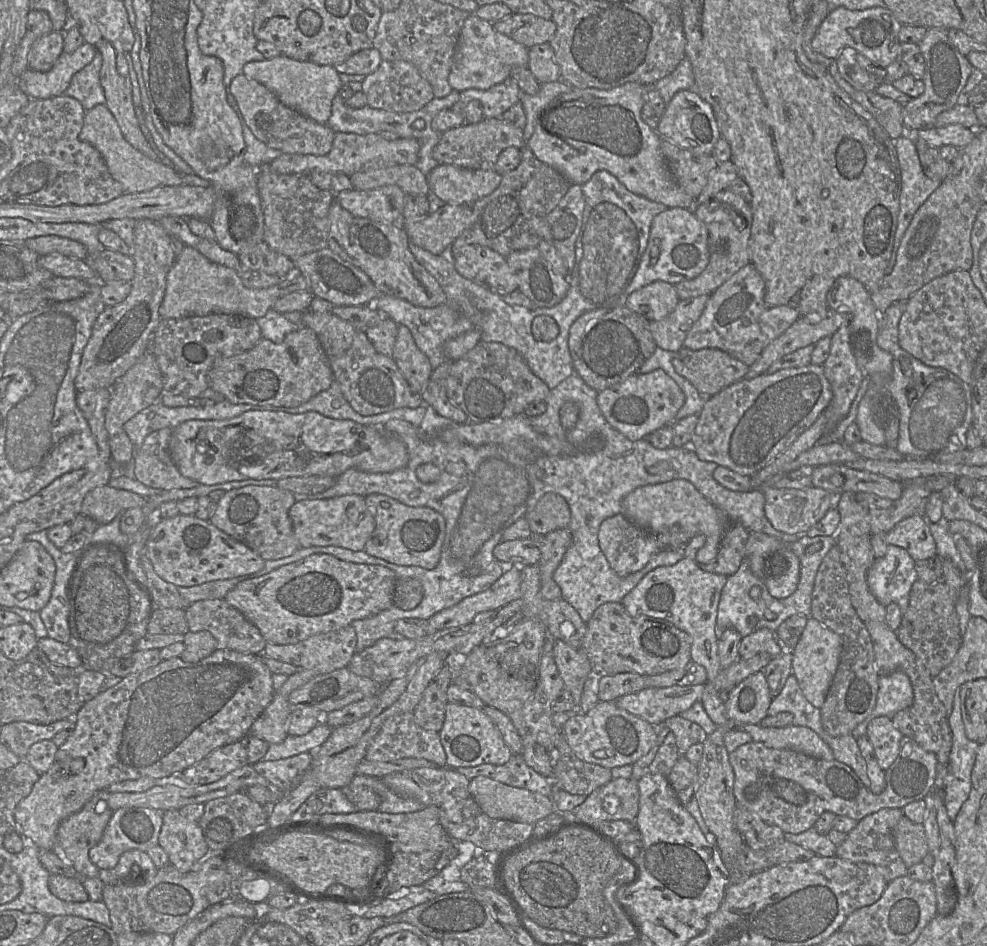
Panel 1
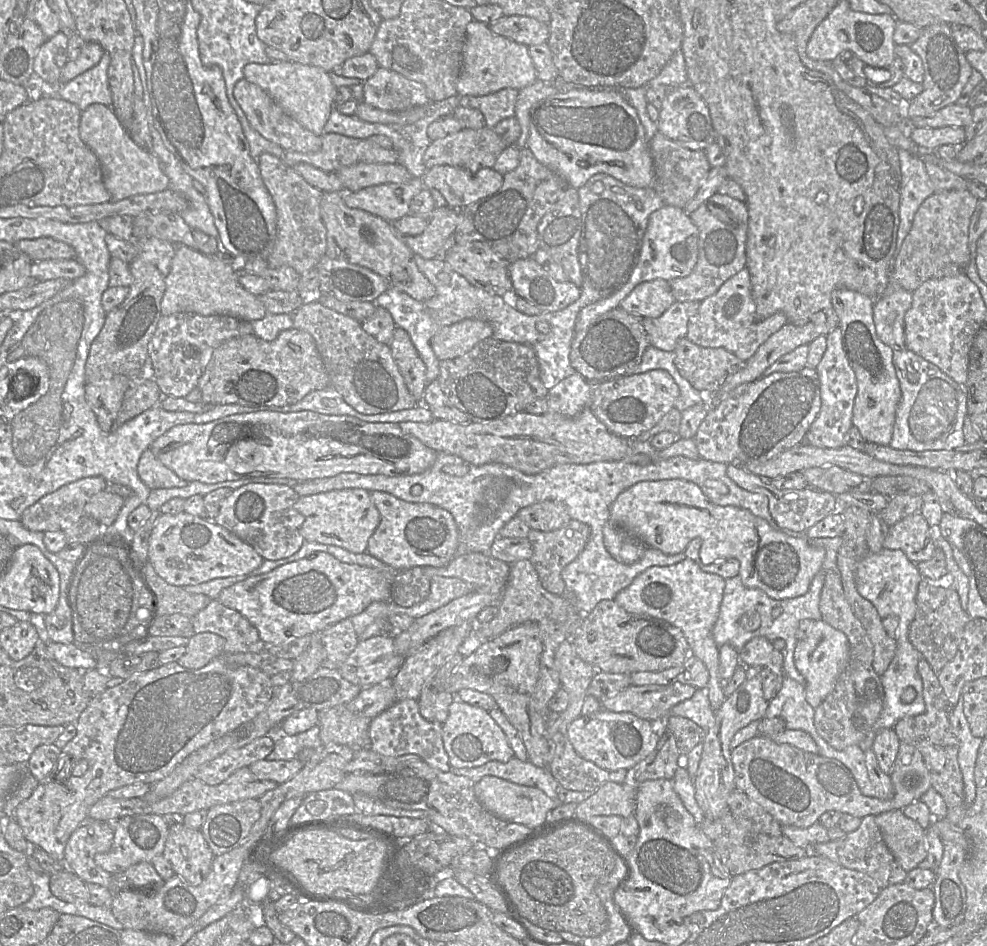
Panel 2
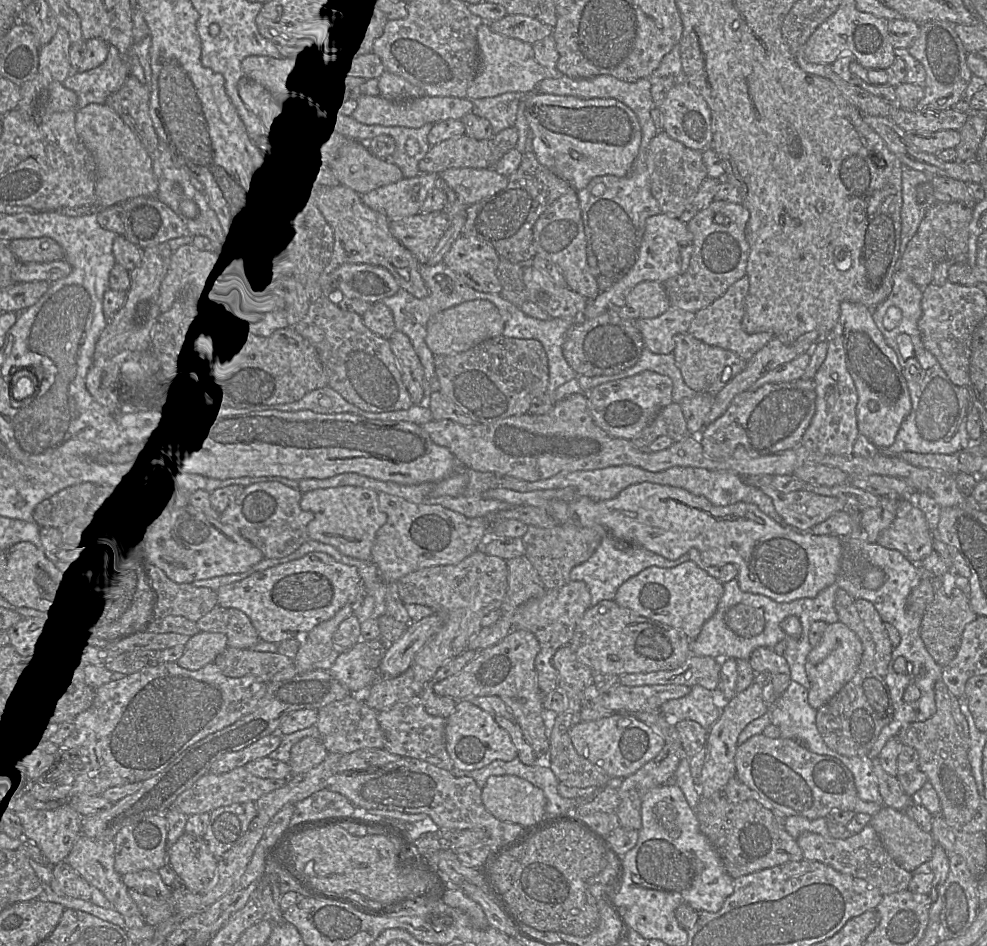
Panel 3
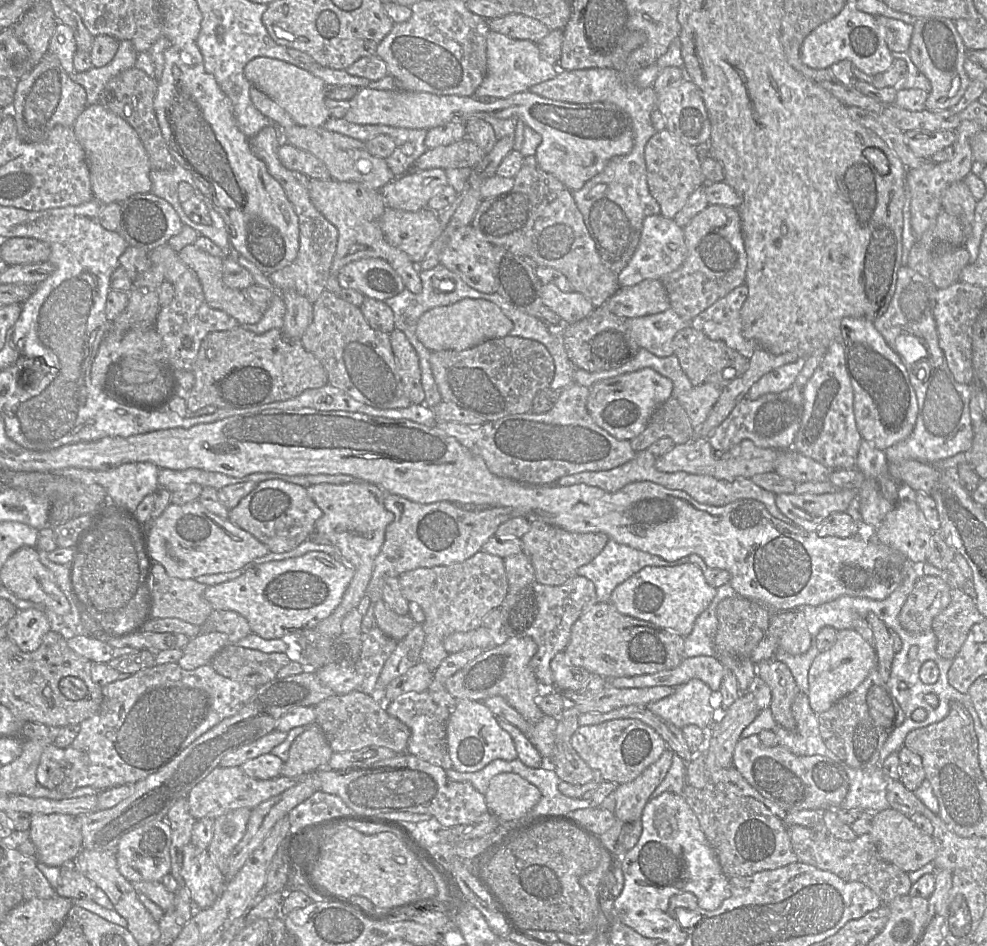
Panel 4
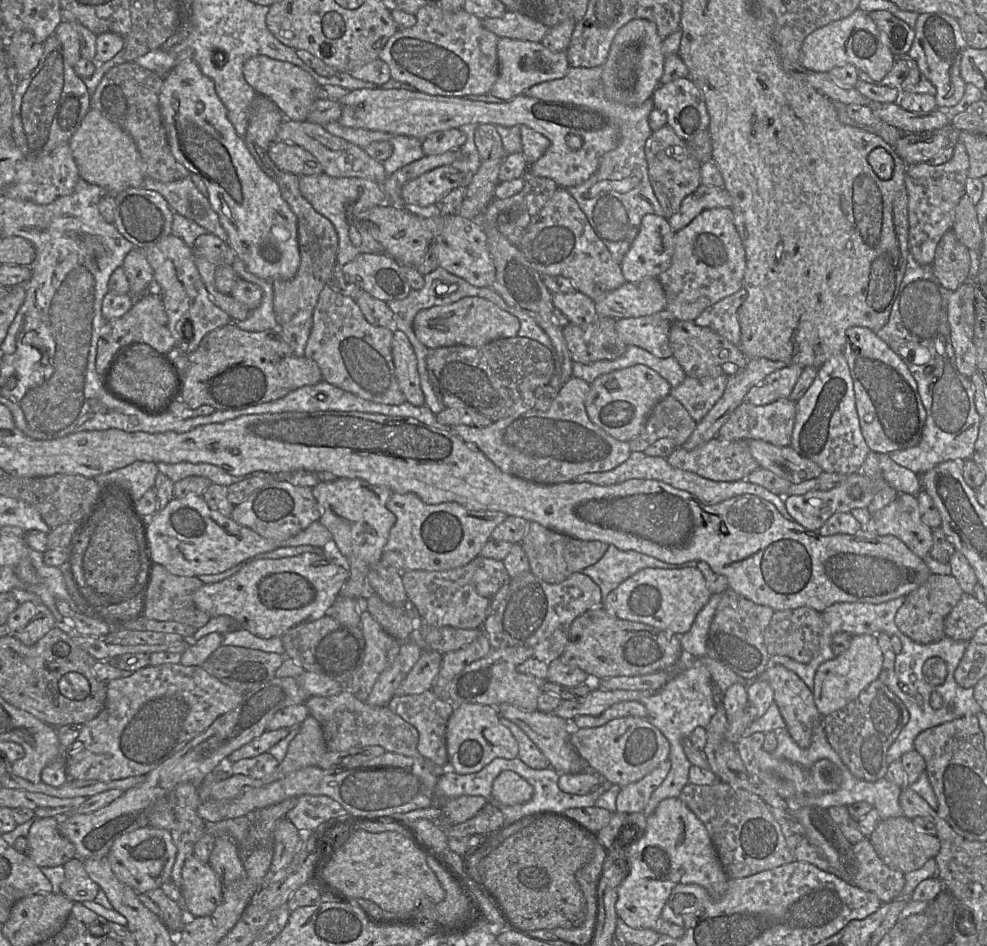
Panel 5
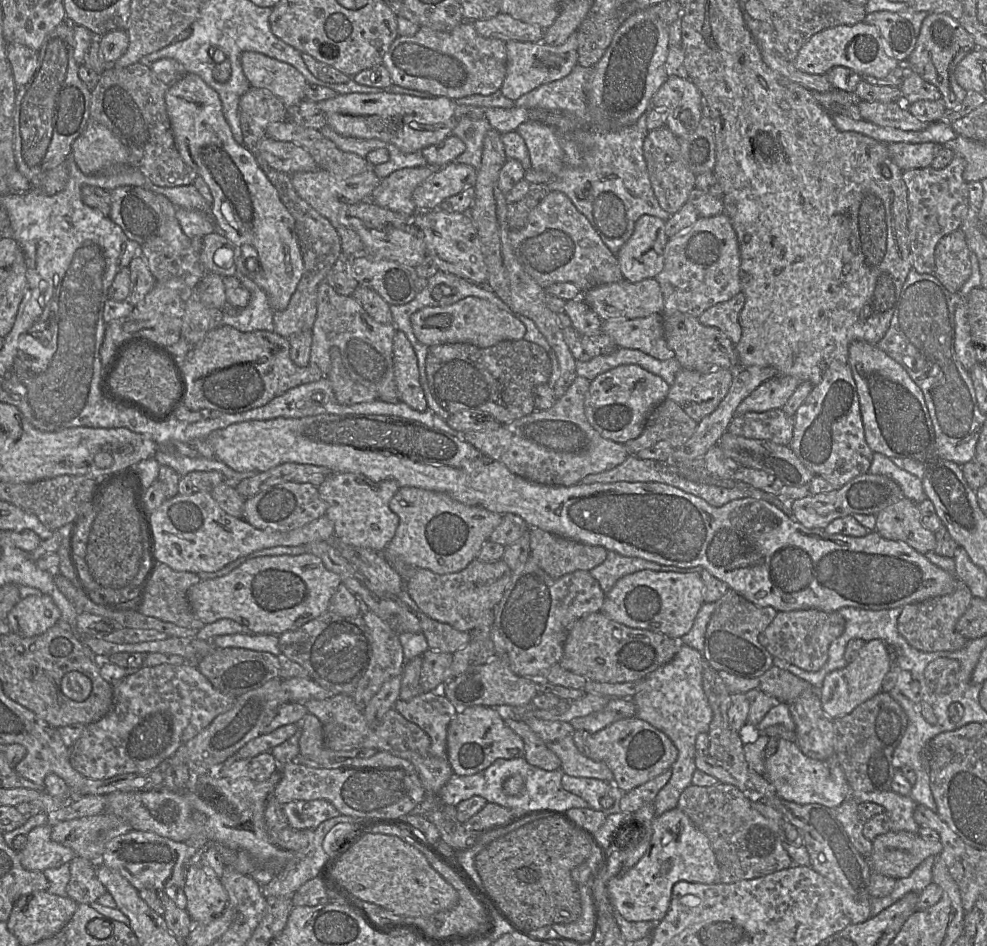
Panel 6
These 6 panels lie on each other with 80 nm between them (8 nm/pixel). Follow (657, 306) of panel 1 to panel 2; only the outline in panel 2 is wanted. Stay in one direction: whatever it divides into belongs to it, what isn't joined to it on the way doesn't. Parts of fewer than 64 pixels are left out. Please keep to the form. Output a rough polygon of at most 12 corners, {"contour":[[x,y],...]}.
{"contour":[[670,283],[636,286],[619,306],[658,318],[675,301]]}

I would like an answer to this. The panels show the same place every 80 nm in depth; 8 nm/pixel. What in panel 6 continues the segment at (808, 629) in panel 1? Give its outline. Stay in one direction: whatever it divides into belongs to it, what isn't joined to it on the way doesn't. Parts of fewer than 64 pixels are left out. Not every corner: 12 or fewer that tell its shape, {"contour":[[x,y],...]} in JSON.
{"contour":[[867,641],[817,691],[832,719],[882,690],[887,645]]}

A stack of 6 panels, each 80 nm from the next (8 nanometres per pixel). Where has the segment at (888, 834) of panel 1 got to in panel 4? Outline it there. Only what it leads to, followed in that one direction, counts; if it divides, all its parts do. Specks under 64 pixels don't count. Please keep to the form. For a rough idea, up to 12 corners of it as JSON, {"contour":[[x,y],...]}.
{"contour":[[791,825],[798,862],[865,884],[882,905],[909,894],[908,873],[870,832],[852,841]]}

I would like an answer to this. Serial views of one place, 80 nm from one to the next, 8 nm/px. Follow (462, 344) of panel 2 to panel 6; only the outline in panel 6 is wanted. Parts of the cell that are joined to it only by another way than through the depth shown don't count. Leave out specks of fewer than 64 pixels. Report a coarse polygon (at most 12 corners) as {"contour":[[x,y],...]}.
{"contour":[[478,297],[410,317],[427,347],[489,348],[524,339],[525,325]]}

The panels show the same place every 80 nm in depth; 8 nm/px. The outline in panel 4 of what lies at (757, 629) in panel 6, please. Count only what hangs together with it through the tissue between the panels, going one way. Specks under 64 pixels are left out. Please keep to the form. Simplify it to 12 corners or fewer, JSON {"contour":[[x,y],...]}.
{"contour":[[742,596],[717,607],[715,657],[741,693],[757,676],[752,652],[771,612]]}

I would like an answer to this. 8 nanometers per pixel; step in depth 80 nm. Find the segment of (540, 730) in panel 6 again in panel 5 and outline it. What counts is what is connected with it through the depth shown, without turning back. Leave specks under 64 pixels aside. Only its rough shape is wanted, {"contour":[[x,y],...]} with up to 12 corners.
{"contour":[[501,704],[558,773],[589,770],[570,744],[570,721]]}

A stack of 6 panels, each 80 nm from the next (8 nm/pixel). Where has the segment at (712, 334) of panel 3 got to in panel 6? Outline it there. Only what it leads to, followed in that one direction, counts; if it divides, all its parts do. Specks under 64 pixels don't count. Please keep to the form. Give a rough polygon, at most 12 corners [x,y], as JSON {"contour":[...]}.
{"contour":[[745,296],[708,308],[698,319],[722,331],[736,345]]}

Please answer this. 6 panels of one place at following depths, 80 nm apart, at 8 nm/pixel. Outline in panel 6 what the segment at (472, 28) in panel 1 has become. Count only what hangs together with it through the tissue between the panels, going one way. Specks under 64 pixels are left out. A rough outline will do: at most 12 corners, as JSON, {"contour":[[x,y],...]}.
{"contour":[[578,34],[561,45],[506,42],[500,92],[516,102],[563,79],[578,60]]}

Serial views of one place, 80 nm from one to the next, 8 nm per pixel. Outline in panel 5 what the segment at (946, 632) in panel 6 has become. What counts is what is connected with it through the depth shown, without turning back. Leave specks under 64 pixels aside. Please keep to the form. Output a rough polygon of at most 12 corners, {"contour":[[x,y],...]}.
{"contour":[[931,574],[906,596],[895,624],[916,643],[946,637],[963,593],[951,574]]}

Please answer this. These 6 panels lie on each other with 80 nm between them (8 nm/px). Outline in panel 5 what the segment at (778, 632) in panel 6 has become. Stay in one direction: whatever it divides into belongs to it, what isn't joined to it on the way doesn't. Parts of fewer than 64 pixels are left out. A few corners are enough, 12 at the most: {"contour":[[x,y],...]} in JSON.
{"contour":[[775,611],[764,631],[768,654],[803,664],[819,653],[822,615]]}

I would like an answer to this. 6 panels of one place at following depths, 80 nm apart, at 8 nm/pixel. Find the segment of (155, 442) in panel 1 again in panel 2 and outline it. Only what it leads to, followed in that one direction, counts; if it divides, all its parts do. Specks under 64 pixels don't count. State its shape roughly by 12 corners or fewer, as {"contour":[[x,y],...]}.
{"contour":[[150,448],[137,472],[151,490],[184,487],[187,481],[167,468]]}

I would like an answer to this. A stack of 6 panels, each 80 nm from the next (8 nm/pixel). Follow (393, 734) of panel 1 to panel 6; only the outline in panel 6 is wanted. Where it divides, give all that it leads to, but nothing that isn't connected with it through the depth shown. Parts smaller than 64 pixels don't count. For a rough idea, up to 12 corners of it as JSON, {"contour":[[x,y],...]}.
{"contour":[[441,690],[394,709],[427,733],[433,756],[447,758],[458,709]]}

